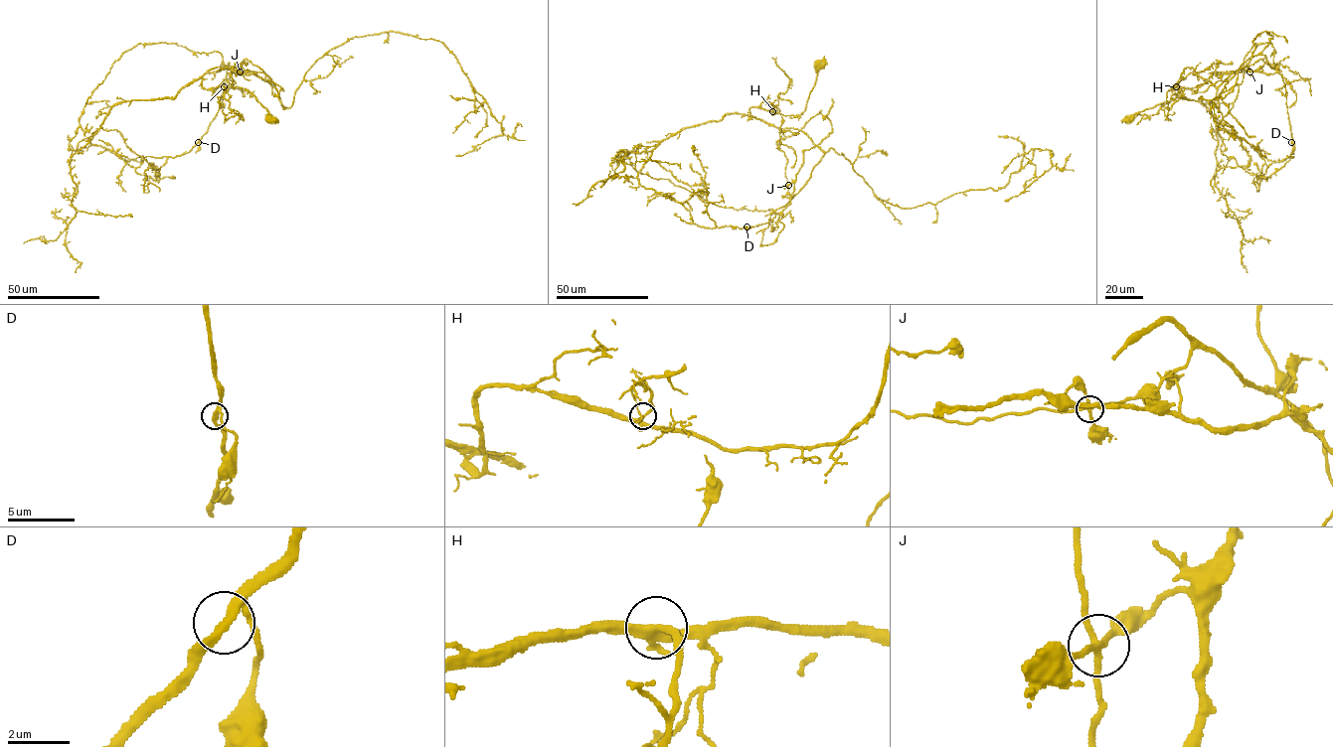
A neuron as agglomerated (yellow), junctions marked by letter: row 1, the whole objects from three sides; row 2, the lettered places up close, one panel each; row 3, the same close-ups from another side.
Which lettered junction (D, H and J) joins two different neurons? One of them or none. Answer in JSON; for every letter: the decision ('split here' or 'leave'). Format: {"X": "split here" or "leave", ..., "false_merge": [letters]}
{"D": "leave", "H": "leave", "J": "split here", "false_merge": ["J"]}

